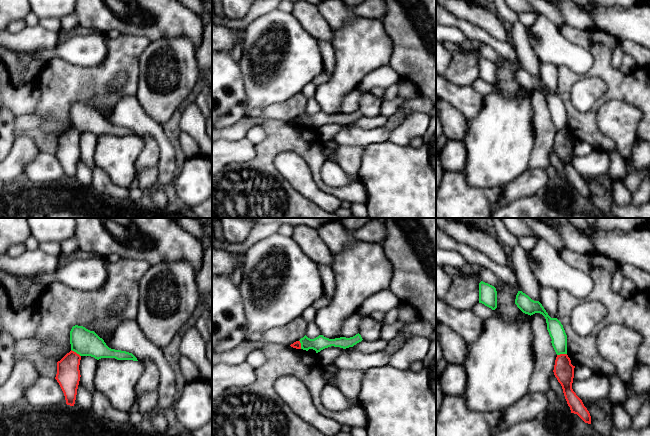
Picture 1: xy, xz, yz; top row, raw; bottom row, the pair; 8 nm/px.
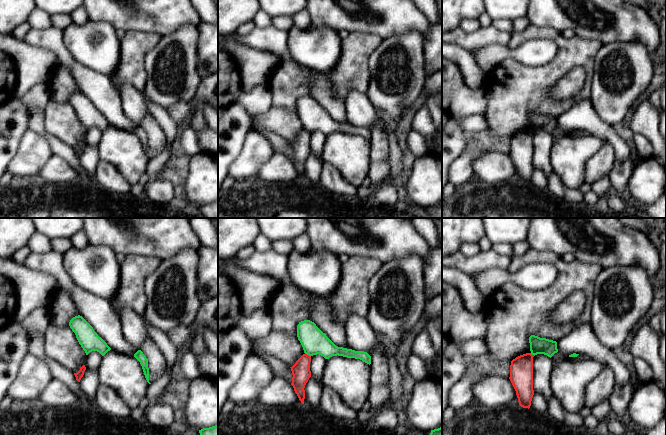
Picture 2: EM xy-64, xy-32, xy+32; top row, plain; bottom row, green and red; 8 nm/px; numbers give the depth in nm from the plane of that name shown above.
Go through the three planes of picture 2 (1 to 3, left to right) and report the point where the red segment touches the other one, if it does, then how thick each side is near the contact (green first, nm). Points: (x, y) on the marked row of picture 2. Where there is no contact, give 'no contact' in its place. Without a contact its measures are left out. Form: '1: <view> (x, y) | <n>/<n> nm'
1: no contact
2: xy-32 (308, 354) | 200/150 nm
3: xy+32 (532, 354) | 130/190 nm

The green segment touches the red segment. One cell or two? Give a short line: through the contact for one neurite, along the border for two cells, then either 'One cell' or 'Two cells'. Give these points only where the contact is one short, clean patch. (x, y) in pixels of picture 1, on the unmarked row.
Line: xy (71, 125), (80, 132). Two cells

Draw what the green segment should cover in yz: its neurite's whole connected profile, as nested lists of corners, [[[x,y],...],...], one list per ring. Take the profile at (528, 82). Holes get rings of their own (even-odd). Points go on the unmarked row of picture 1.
[[[518,67],[515,75],[517,83],[525,90],[542,90],[547,99],[547,106],[552,115],[551,119],[557,131],[567,130],[567,111],[563,101],[557,94],[551,94],[539,77],[532,76],[522,67]]]

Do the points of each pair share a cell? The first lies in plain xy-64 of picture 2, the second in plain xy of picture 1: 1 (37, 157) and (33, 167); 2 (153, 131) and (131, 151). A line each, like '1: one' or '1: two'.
1: two
2: two

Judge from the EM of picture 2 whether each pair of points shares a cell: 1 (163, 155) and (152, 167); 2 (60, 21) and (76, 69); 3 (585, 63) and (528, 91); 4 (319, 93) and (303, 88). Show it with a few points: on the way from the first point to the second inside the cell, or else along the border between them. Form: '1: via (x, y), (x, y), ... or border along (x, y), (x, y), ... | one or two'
1: via (161, 158), (155, 164) | one
2: border along (52, 25), (62, 30) | two
3: via (571, 62), (564, 62), (542, 79) | one
4: border along (308, 70), (311, 96) | two

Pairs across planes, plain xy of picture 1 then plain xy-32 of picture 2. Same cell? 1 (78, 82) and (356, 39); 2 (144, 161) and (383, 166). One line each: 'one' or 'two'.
1: one
2: two

